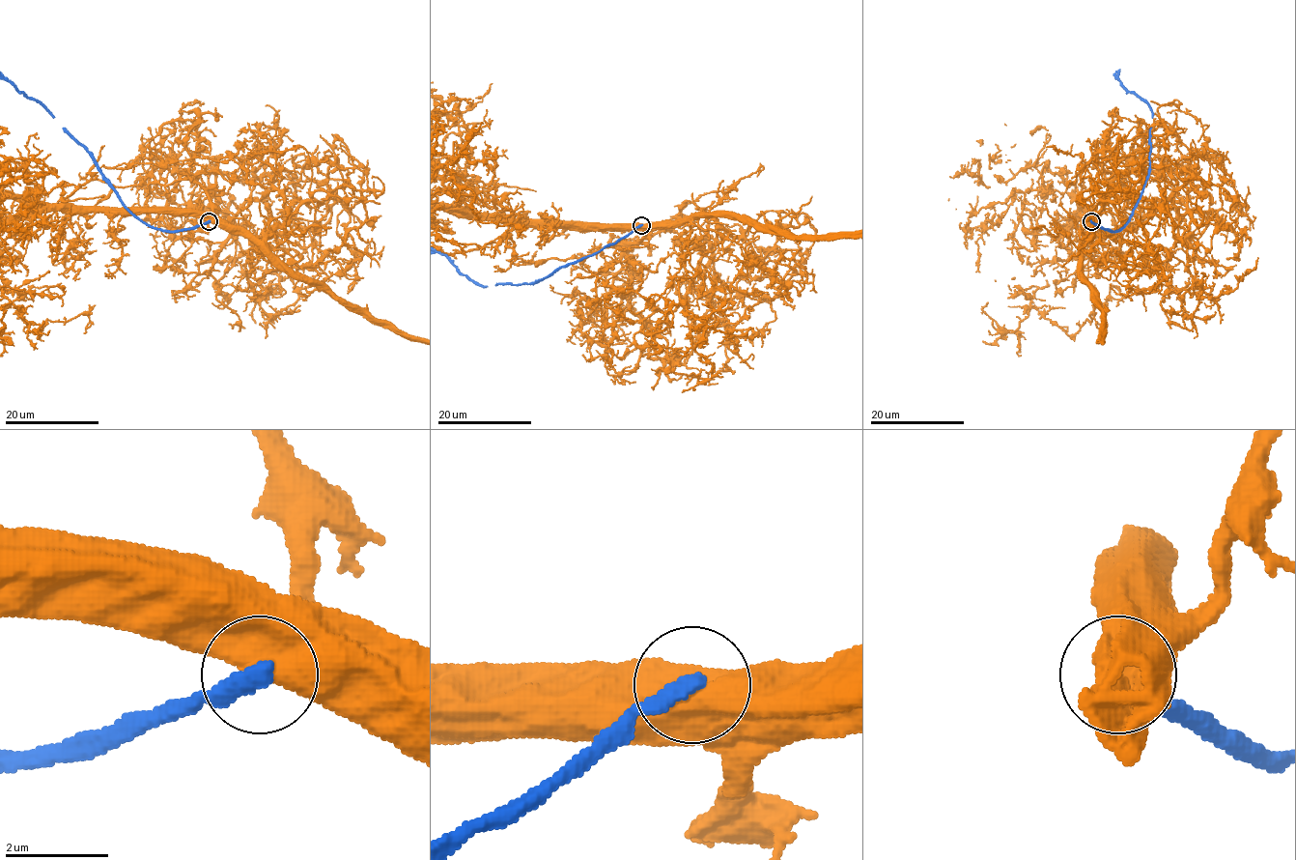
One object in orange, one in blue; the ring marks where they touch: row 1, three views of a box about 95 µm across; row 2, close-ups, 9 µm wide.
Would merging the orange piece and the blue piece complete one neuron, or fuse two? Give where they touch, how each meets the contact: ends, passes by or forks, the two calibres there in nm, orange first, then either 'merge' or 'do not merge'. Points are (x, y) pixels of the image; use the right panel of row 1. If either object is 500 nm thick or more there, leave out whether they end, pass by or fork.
at (1091, 221); 750 nm thick on the orange side, 380 nm on the other; do not merge

